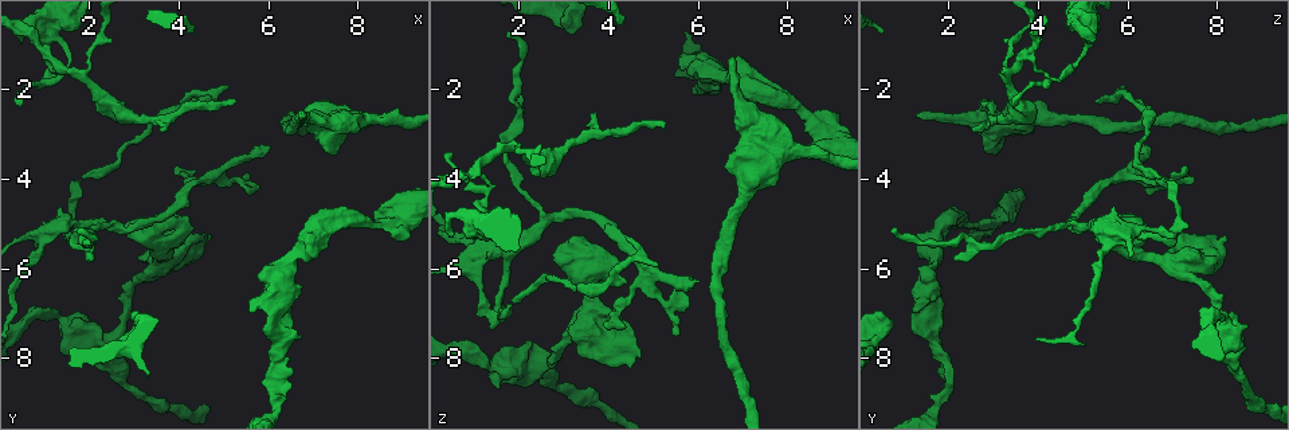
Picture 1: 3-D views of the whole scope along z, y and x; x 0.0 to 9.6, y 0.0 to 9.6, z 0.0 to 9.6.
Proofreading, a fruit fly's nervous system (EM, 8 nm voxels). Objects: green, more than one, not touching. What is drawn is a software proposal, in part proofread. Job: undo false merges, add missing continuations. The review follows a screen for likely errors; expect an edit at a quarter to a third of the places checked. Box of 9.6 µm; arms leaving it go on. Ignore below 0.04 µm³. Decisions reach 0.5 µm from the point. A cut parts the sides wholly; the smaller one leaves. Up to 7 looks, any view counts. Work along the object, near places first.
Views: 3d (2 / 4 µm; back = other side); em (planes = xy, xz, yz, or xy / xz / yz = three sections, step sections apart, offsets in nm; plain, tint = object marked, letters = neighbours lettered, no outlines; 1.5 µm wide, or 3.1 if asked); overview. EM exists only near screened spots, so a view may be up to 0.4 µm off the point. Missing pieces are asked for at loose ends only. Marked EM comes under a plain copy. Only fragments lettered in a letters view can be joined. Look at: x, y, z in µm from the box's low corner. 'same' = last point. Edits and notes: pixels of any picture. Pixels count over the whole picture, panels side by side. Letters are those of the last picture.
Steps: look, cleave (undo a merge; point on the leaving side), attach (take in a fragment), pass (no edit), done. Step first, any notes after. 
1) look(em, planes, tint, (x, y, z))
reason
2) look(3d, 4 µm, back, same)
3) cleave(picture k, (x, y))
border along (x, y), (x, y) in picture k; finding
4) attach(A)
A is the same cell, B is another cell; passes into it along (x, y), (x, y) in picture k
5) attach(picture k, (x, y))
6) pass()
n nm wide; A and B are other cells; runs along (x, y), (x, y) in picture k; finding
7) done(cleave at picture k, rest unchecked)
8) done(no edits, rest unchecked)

look(em, planes, letters, (6.80, 2.60, 1.30))
an open end

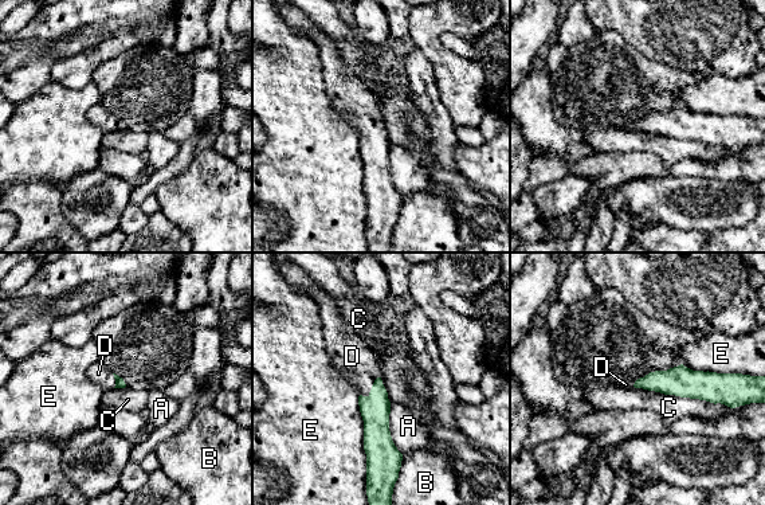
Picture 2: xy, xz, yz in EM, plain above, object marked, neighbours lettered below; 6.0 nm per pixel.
attach(D)
D is the same cell, A, B, C and E are other cells; passes into it along (375, 408), (371, 390), (352, 356) in picture 2; the neuron continues

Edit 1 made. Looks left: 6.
look(overview)
see it whole again

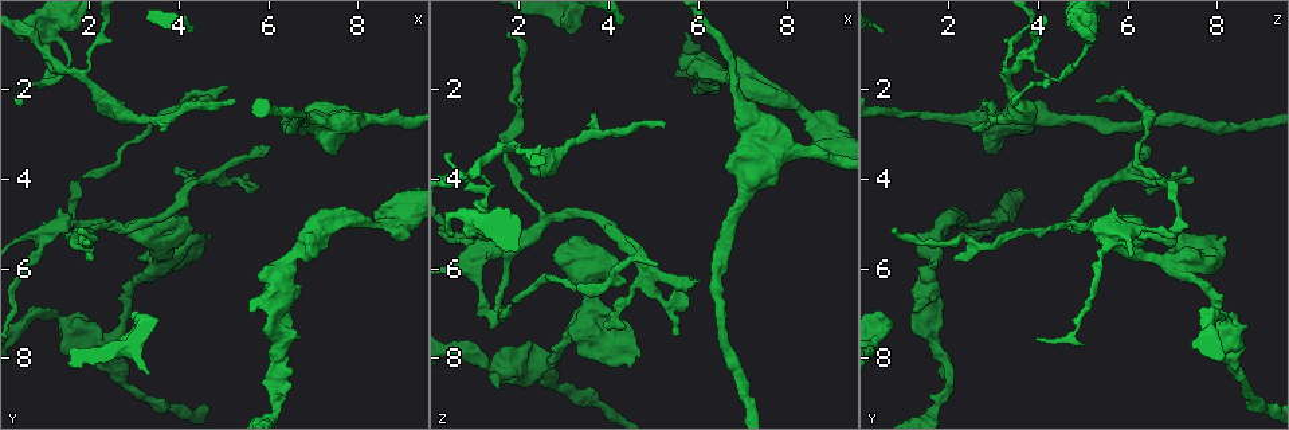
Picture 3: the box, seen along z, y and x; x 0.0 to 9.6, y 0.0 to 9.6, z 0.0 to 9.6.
look(3d, 2 µm, (5.20, 2.25, 2.80))
branch stops here

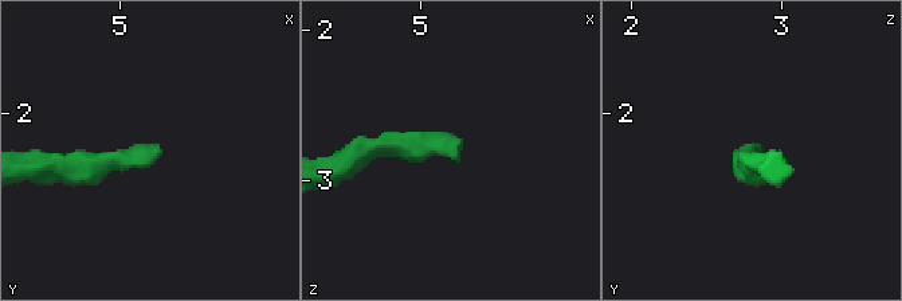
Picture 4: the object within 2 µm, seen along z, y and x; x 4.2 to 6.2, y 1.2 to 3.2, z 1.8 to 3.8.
look(em, planes, letters, (5.26, 2.22, 2.86))
shape alone is not enough

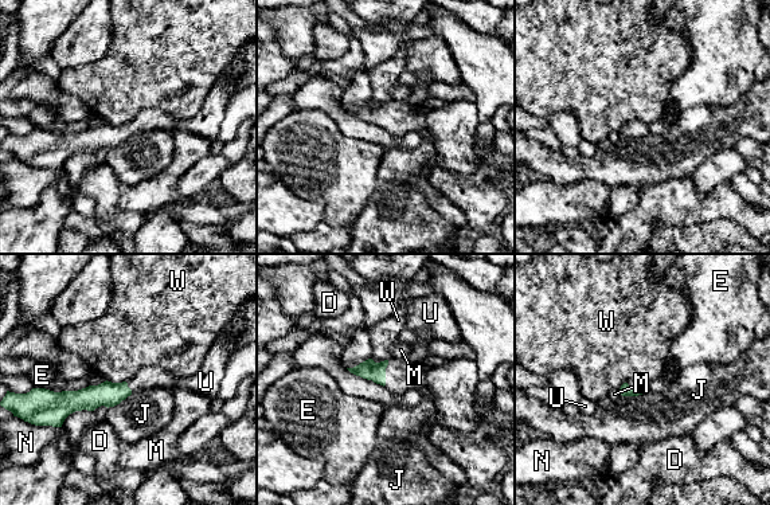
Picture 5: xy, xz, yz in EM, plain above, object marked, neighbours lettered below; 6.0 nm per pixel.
pass()
J touches over 180 nm; D, E, J, M, N, U and W are other cells; runs along (126, 391), (85, 399), (50, 398) in picture 5; no lettered fragment goes on from it

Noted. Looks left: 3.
look(3d, 2 µm, (1.10, 1.70, 4.60))
sharp bend

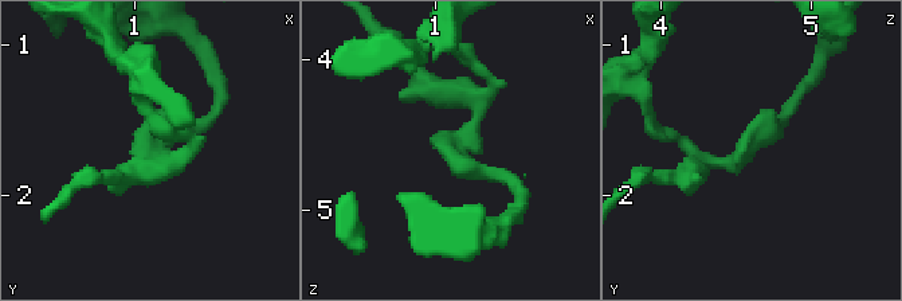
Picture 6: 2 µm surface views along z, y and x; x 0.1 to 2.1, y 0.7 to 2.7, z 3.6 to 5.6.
look(em, planes, tint, (1.16, 1.66, 4.62))
shape alone is not enough

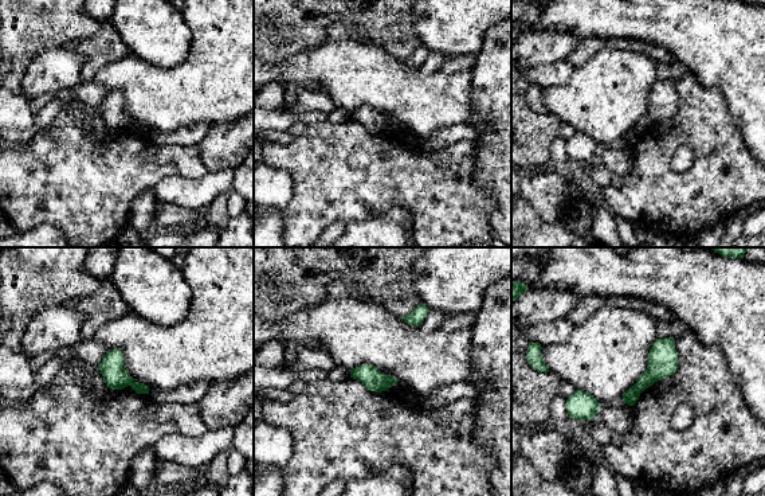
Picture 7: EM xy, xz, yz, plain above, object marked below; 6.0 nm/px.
look(em, planes, letters, same)

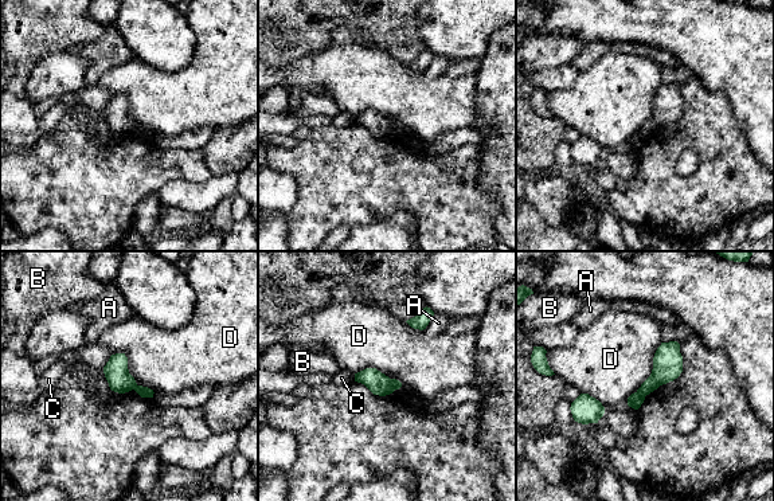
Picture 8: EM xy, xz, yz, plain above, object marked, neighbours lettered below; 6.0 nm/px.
cleave(picture 8, (634, 400))
A, B, C and D are other cells; border along (637, 391), (644, 396) in picture 8; two neurons meet here

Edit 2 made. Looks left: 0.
done(attach at picture 2, cleave at picture 8, rest unchecked)

